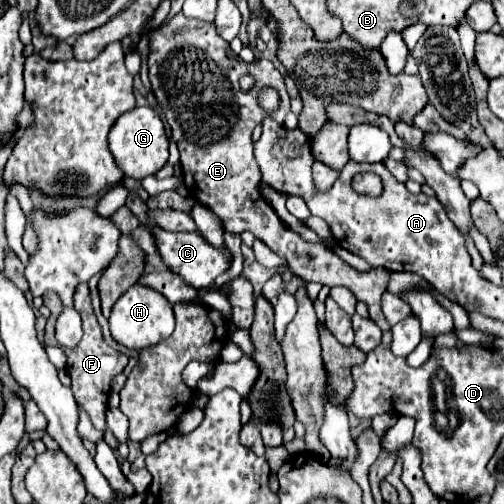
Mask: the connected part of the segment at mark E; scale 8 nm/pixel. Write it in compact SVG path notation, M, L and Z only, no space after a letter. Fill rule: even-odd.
M182 12L176 14L164 28L158 28L158 30L152 32L152 36L150 36L150 58L147 59L147 64L150 66L150 82L152 82L154 96L156 96L158 104L164 110L164 116L166 116L170 128L172 128L172 138L174 138L178 150L180 150L180 164L182 164L182 172L184 172L184 184L190 190L190 196L196 198L196 202L212 208L222 218L226 232L234 232L234 234L252 232L272 252L276 252L278 256L284 256L288 260L290 270L296 276L300 276L302 280L320 282L320 284L328 284L328 286L346 286L348 290L352 290L354 296L368 306L368 314L380 326L380 330L382 332L390 330L391 326L386 322L386 318L380 310L380 298L386 292L386 280L388 280L390 272L380 270L380 268L374 268L372 272L358 272L352 266L348 266L344 260L340 260L324 244L306 242L300 234L296 234L286 224L282 224L282 220L274 214L270 204L258 192L258 182L262 178L260 178L260 166L256 166L256 158L254 158L254 152L252 152L252 130L254 130L256 124L260 124L264 120L264 116L268 116L258 104L258 92L262 88L278 90L280 108L278 108L278 112L272 114L272 118L278 124L284 122L284 116L290 110L290 98L288 98L288 92L286 92L286 86L284 86L284 78L274 68L274 64L270 60L264 60L264 58L254 60L252 64L242 62L232 52L230 44L218 36L212 22L186 18ZM242 74L252 74L258 80L256 88L248 94L242 94L240 84L238 84L238 78Z

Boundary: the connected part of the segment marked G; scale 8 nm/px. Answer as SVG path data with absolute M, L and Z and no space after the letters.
M136 106L130 112L122 114L110 130L108 136L110 152L116 158L116 164L122 168L124 176L142 180L156 174L168 160L168 138L160 116L150 106Z

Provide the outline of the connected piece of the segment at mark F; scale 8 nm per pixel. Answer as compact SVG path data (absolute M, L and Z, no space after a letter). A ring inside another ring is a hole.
M80 284L74 292L74 308L78 310L78 314L82 316L82 326L84 326L84 336L80 340L80 344L73 350L68 351L67 371L72 378L72 392L78 404L82 404L86 408L86 412L92 418L94 428L106 432L106 410L108 410L108 394L110 394L110 380L120 374L126 364L128 358L120 352L116 352L114 348L110 348L104 340L102 340L102 330L96 322L92 304L90 304L90 292L88 292L88 284Z

